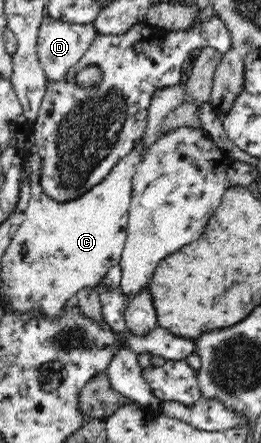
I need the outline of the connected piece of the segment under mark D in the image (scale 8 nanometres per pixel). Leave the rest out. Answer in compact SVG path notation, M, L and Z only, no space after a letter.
M46 16L39 25L38 51L41 66L44 68L48 82L57 82L64 79L71 67L74 67L82 56L93 44L94 38L98 35L95 24L76 24L58 20L52 20Z

